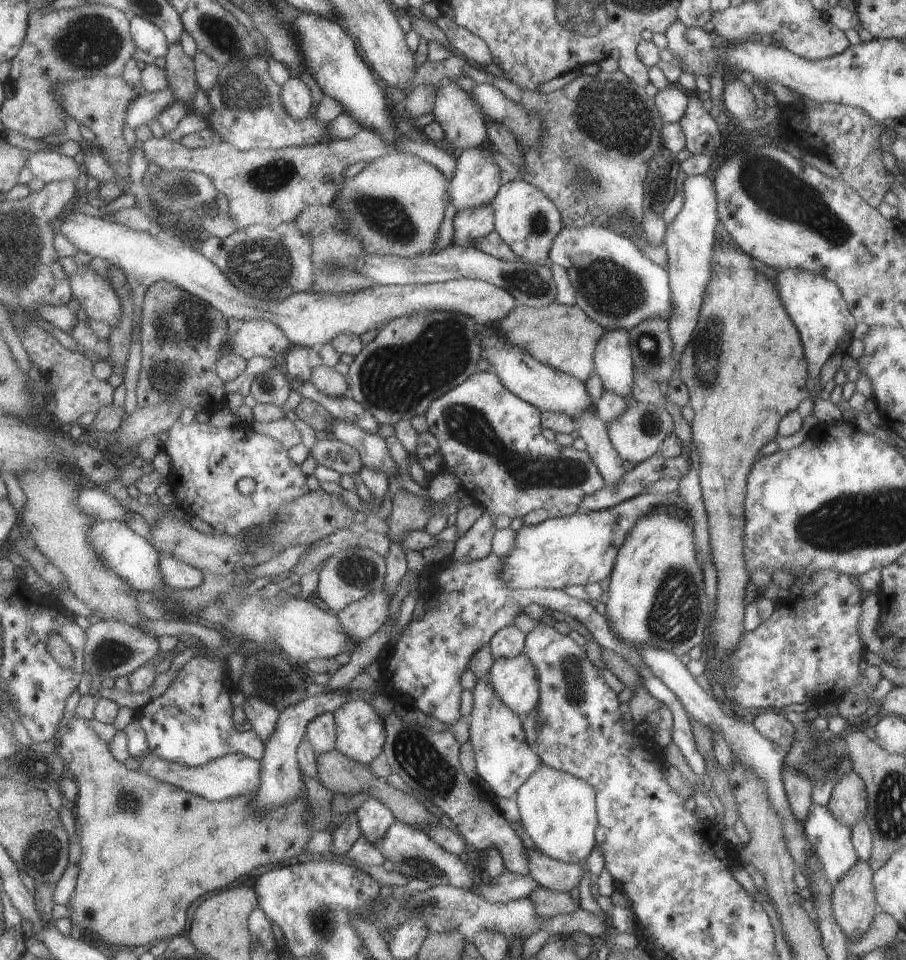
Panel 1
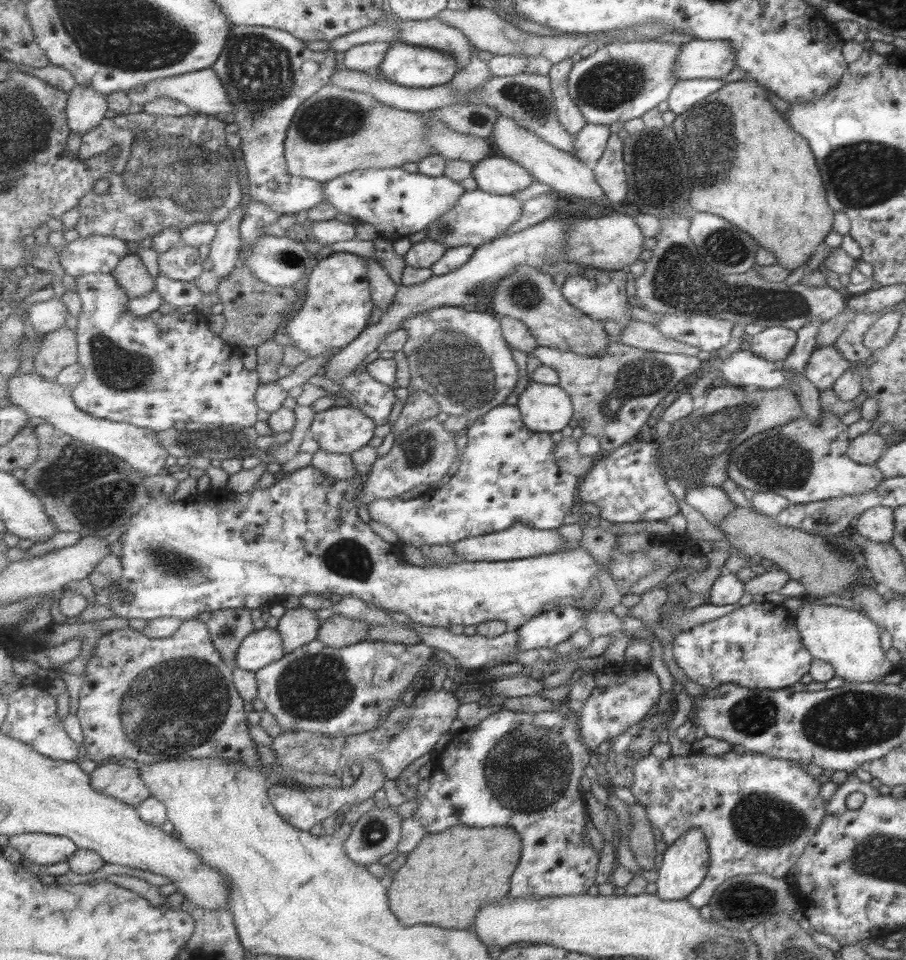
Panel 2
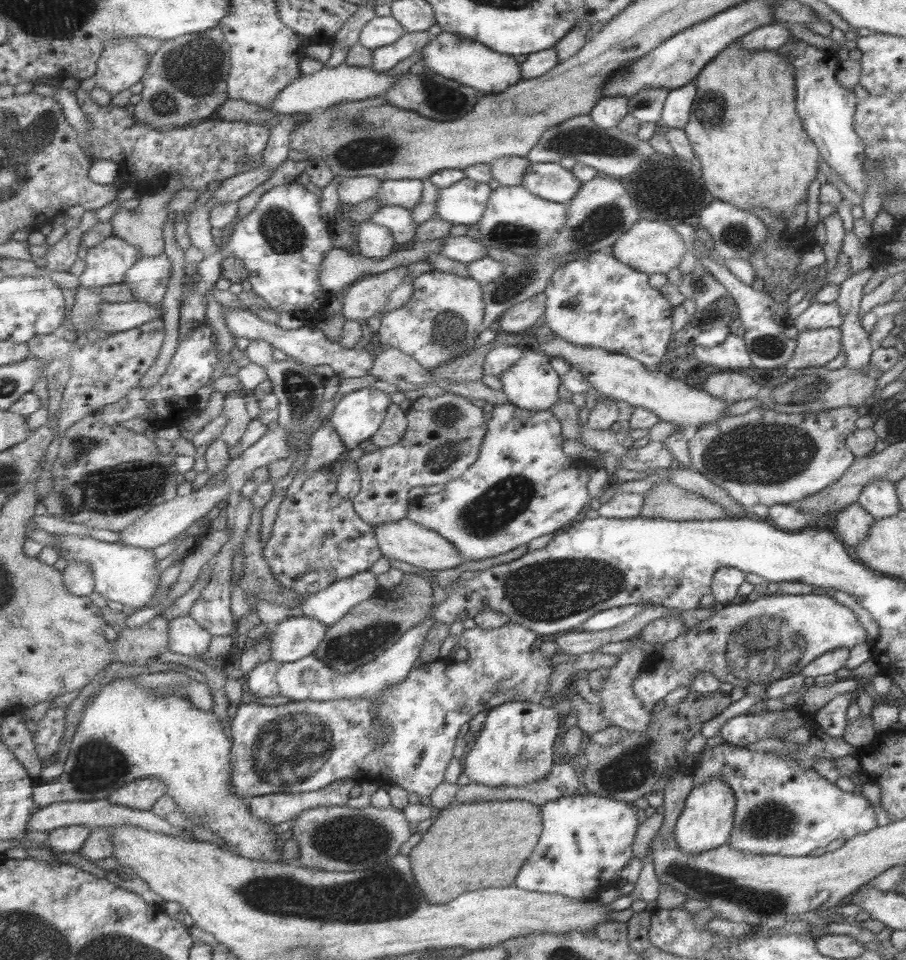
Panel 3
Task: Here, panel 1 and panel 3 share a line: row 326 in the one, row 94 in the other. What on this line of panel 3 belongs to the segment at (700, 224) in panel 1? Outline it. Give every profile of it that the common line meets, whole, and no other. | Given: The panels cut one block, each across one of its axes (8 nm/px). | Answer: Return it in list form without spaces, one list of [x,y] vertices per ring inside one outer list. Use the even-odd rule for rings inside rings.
[[[694,81],[668,91],[660,118],[669,128],[683,128],[688,121],[690,108],[695,98]]]

